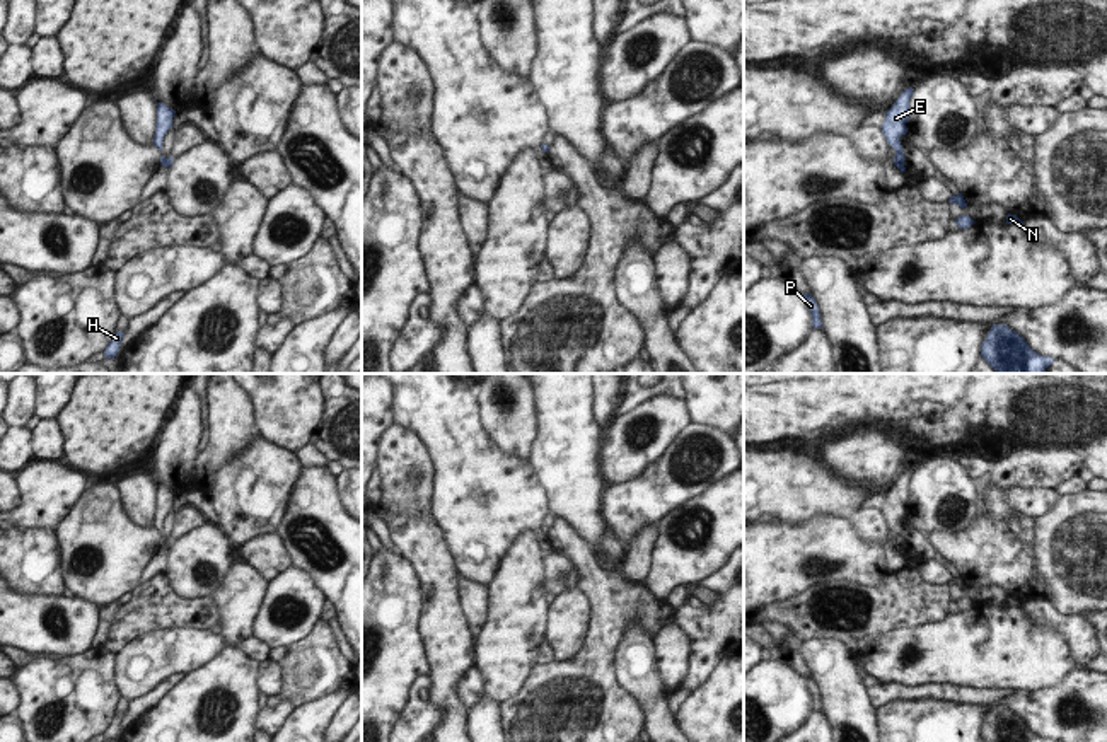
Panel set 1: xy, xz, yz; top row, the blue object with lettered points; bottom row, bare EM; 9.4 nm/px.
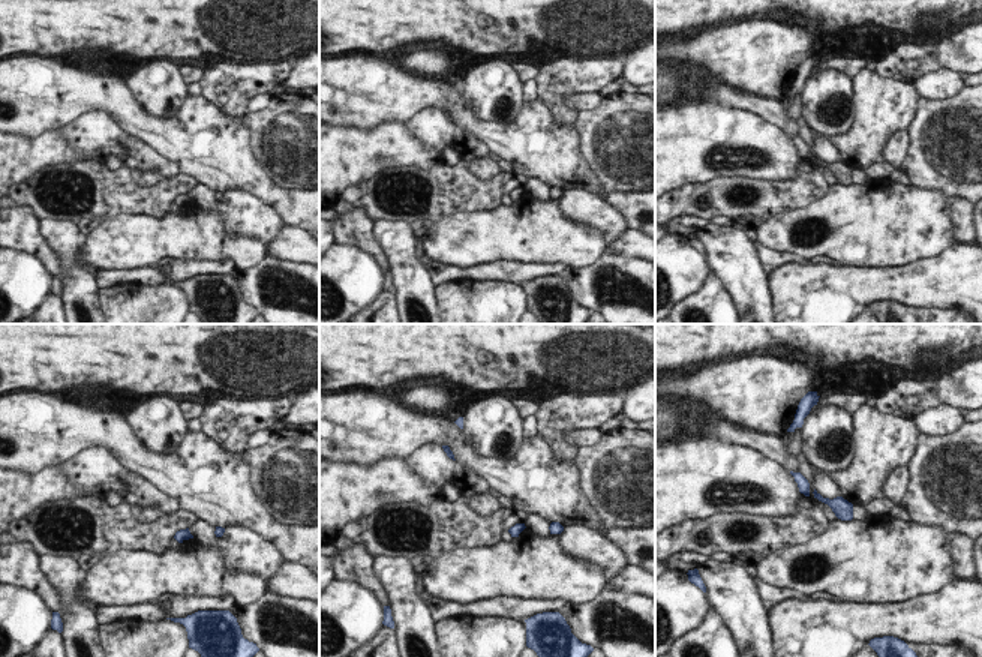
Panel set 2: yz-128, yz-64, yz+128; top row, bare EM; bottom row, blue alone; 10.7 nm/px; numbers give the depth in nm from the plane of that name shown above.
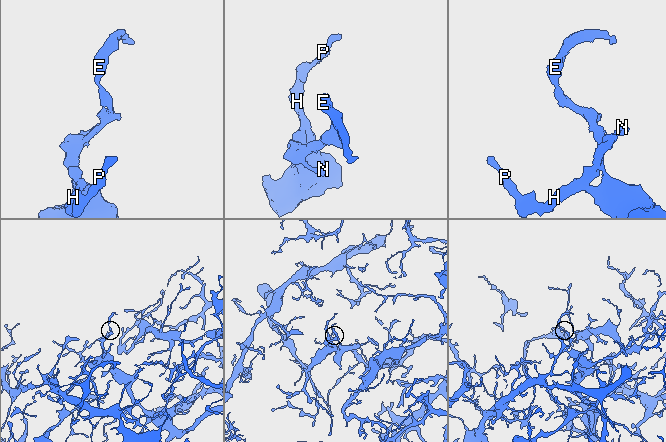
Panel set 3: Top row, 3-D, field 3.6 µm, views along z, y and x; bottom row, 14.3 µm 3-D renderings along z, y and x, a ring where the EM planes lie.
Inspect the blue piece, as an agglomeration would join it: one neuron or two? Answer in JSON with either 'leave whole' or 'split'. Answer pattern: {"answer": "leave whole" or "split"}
{"answer": "leave whole"}

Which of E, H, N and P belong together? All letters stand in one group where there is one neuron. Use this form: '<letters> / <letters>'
E H N P

